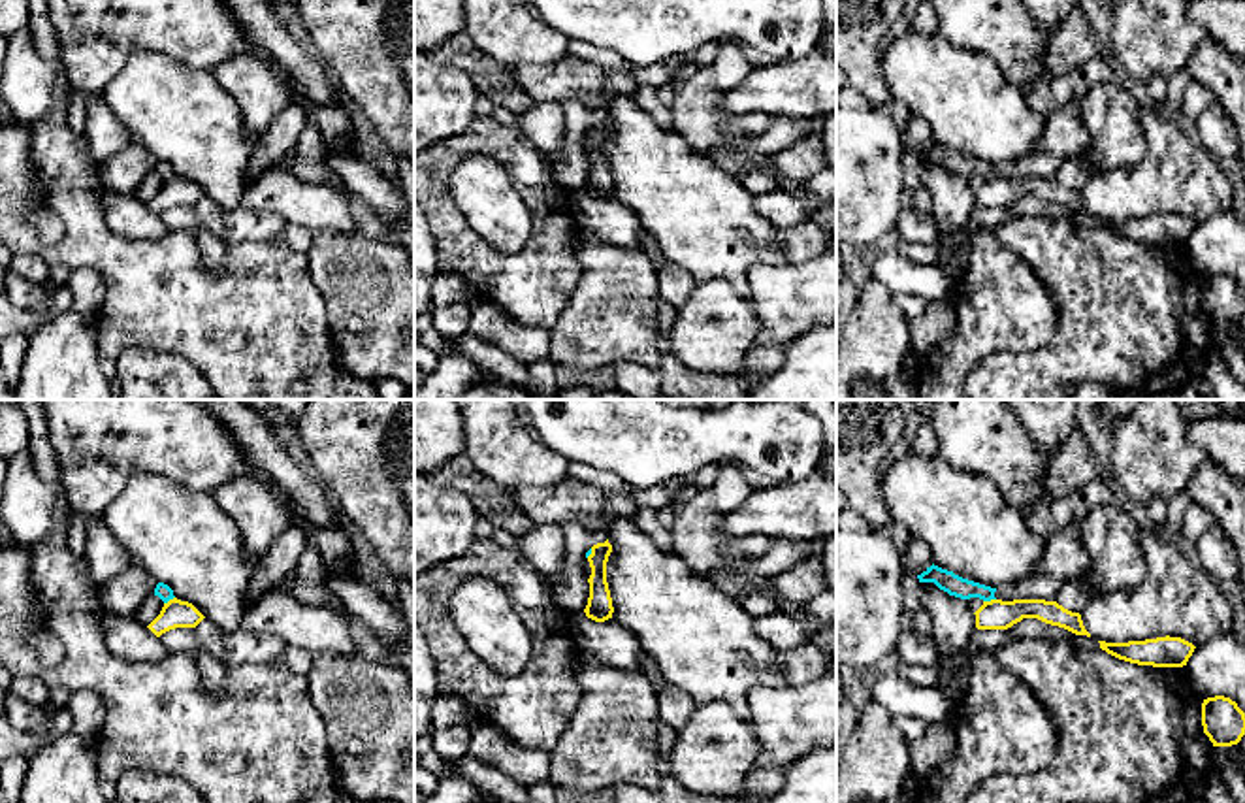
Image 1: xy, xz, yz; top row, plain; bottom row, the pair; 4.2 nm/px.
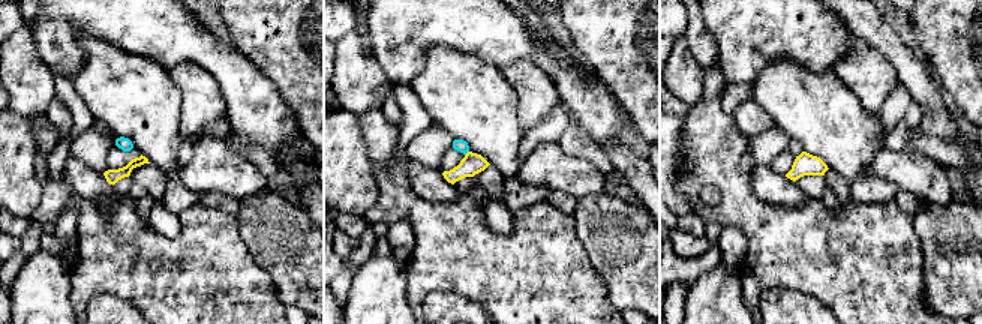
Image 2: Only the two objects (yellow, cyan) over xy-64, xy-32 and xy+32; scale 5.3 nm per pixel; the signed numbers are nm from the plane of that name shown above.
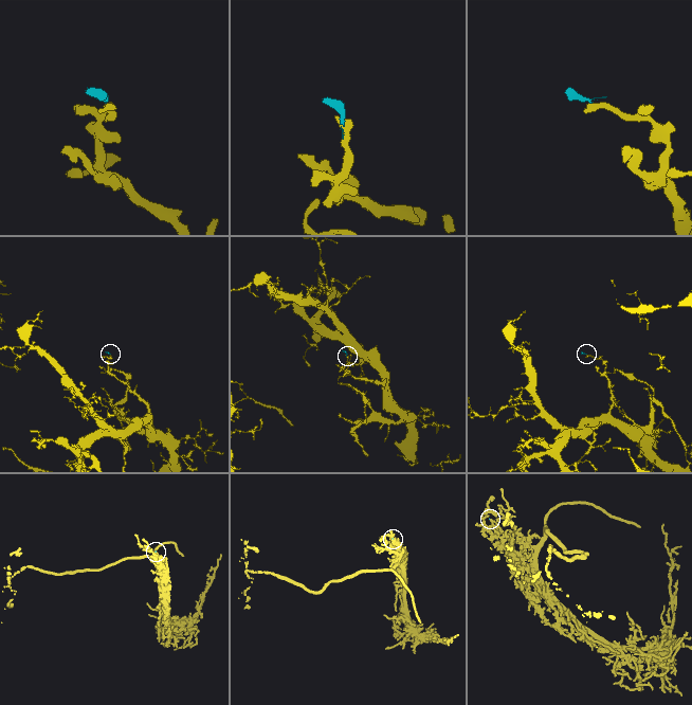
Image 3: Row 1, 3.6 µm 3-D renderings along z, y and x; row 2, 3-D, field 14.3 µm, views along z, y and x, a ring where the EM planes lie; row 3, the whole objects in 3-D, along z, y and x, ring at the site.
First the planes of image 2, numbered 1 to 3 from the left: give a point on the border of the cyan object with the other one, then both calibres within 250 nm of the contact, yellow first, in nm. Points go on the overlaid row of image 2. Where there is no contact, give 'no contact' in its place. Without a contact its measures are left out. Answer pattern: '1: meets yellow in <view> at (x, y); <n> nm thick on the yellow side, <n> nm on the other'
1: no contact
2: meets yellow in xy-32 at (467, 153); 120 nm thick on the yellow side, 70 nm on the other
3: no contact

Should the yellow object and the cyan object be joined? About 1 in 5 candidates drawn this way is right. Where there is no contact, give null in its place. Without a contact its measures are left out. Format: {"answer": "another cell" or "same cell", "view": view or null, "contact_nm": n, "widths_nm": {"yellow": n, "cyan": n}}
{"answer": "another cell", "view": "yz", "contact_nm": 60, "widths_nm": {"yellow": 130, "cyan": 90}}

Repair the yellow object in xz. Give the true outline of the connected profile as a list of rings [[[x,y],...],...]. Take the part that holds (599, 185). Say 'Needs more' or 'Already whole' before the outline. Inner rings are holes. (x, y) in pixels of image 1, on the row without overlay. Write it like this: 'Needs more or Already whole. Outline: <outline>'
Already whole. Outline: [[[608,117],[605,121],[597,121],[591,124],[591,132],[588,134],[591,153],[590,160],[590,175],[584,187],[586,194],[595,200],[605,200],[612,196],[614,185],[606,160],[606,139],[612,130],[612,123]]]

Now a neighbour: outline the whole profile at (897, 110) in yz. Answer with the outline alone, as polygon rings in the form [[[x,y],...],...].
[[[895,98],[895,100],[885,102],[885,104],[874,104],[874,109],[883,111],[895,123],[898,132],[902,136],[906,134],[906,126],[908,126],[908,121],[910,121],[912,113],[910,113],[908,106],[902,100]]]

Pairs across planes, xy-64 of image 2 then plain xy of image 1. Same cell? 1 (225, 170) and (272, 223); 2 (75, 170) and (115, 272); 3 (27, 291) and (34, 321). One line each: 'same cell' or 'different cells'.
1: different cells
2: different cells
3: different cells

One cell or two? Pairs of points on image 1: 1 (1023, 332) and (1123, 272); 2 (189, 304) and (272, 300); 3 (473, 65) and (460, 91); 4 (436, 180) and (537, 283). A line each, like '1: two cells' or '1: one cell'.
1: two cells
2: one cell
3: two cells
4: one cell

